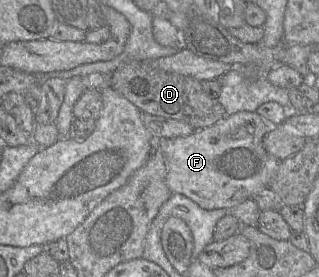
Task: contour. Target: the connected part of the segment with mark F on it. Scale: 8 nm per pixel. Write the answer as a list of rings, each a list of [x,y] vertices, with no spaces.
[[[240,111],[233,115],[226,116],[219,122],[199,129],[195,130],[193,133],[189,134],[188,136],[181,136],[181,137],[175,137],[175,138],[159,138],[159,139],[153,139],[153,148],[154,146],[159,147],[159,149],[163,152],[165,159],[166,159],[166,177],[165,177],[165,183],[169,190],[172,193],[179,193],[183,194],[184,196],[190,198],[193,202],[198,204],[201,208],[206,210],[213,210],[213,209],[231,209],[238,204],[242,203],[248,198],[251,198],[252,195],[258,193],[265,187],[269,185],[269,182],[274,177],[278,165],[281,161],[276,159],[275,157],[271,156],[266,152],[266,150],[263,147],[263,137],[268,132],[268,121],[263,119],[258,113],[256,112],[248,112],[248,111]]]

